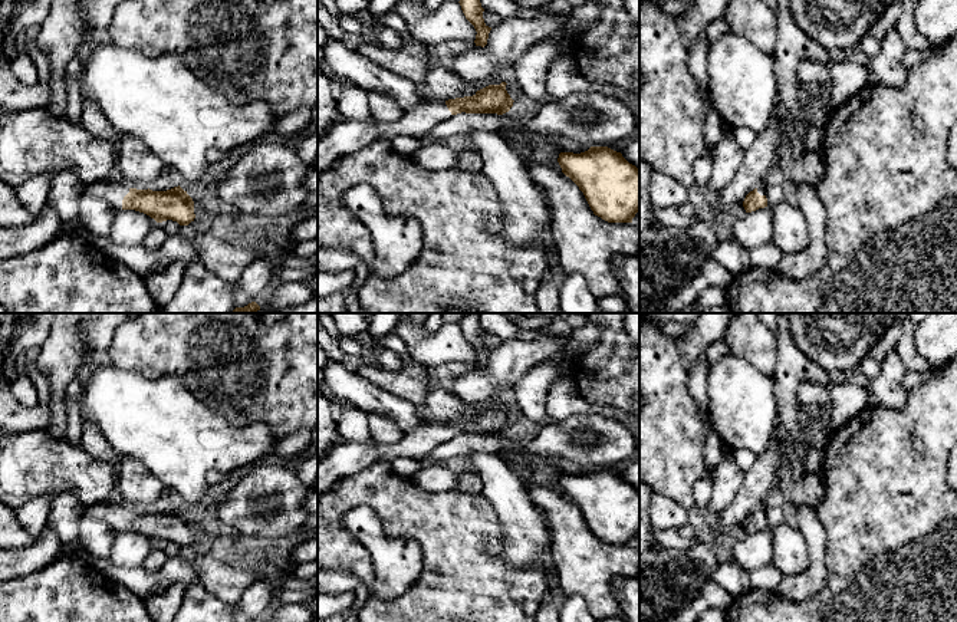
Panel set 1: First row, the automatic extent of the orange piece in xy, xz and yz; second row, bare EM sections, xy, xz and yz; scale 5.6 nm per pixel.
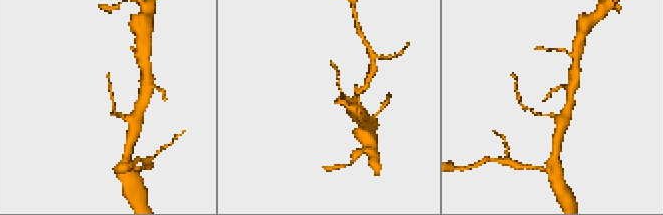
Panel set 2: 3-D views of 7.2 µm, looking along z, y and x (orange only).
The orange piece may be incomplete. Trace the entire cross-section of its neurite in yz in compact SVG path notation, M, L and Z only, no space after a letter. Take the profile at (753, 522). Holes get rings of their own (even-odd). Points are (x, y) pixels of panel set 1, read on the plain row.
M760 506L757 510L750 513L743 523L743 529L746 534L767 529L766 506Z

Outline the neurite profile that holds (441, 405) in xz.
M428 379L427 381L427 398L424 411L431 421L448 422L456 419L473 418L473 412L464 401L458 399L448 391L448 385Z

